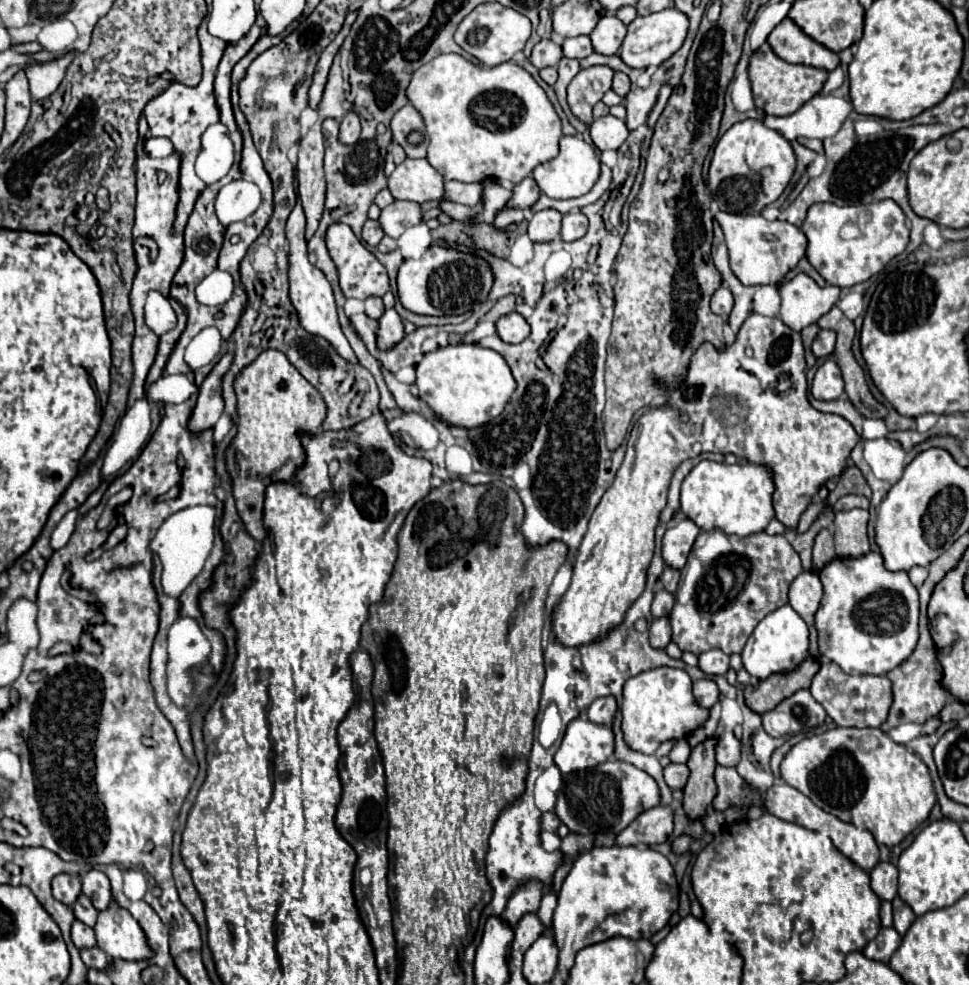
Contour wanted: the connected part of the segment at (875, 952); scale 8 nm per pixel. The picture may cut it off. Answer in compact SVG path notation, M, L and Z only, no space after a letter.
M894 927L890 929L880 929L878 937L874 937L866 947L864 947L864 955L872 961L880 961L880 963L888 963L892 953L898 949L902 937L896 933Z

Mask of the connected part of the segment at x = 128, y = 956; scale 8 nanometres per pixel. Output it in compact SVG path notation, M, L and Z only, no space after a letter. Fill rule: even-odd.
M110 905L106 913L98 913L94 931L98 947L112 959L148 961L154 957L154 949L148 945L144 929L126 909L118 905Z

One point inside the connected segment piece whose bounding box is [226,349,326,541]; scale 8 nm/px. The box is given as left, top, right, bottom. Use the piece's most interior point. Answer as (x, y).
(274, 401)

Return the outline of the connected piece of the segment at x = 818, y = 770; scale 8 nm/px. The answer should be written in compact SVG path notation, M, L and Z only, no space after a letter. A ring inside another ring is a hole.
M838 727L802 739L786 753L780 771L788 785L810 797L822 811L870 831L876 843L886 847L898 845L920 827L936 805L932 777L922 759L872 727Z

